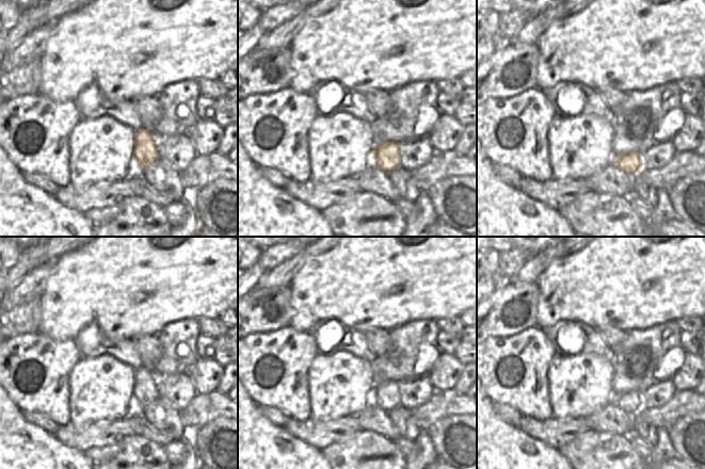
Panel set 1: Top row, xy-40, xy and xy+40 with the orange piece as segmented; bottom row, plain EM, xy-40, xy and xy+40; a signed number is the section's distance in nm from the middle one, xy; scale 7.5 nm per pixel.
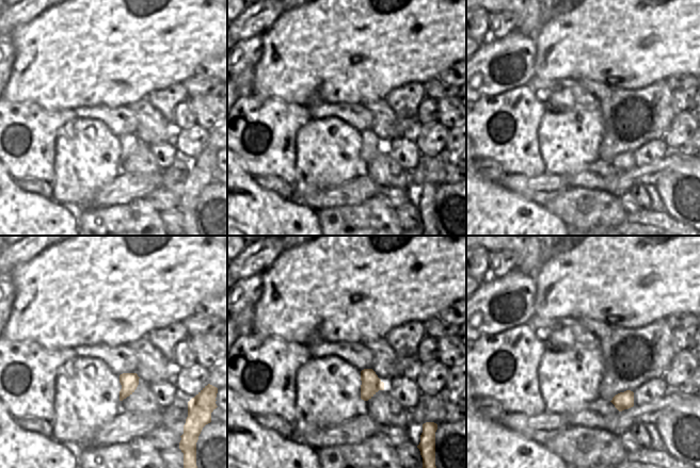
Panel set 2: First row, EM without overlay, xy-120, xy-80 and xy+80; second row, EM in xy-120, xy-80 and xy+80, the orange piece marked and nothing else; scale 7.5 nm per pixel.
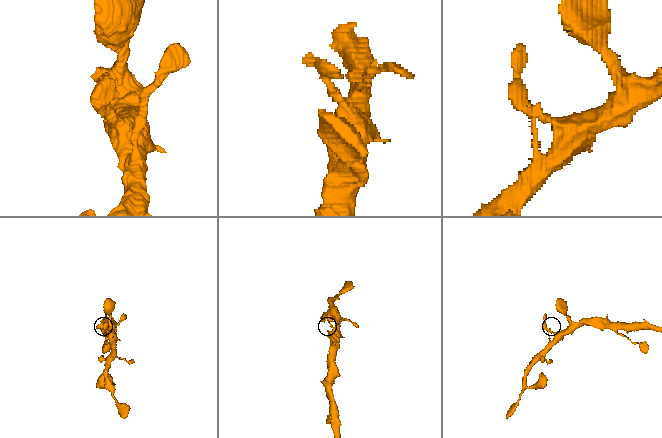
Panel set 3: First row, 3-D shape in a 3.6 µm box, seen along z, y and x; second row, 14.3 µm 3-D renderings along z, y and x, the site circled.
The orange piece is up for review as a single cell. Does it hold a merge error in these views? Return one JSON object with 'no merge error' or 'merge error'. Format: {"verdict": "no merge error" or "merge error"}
{"verdict": "no merge error"}

